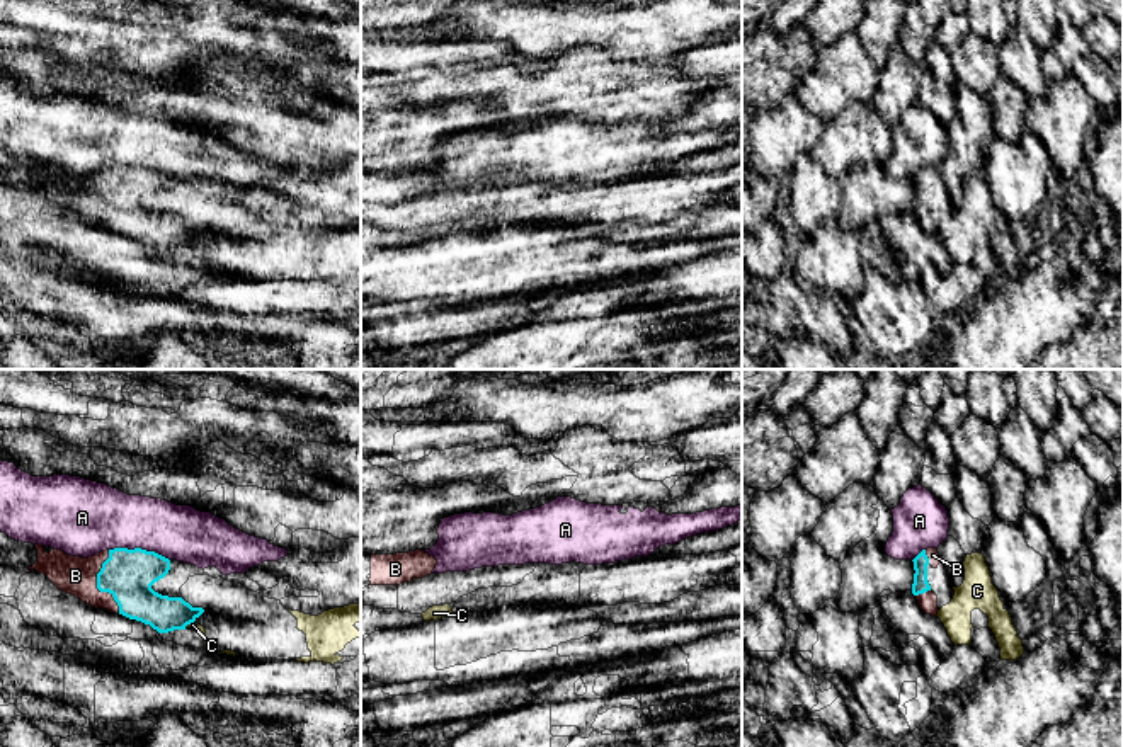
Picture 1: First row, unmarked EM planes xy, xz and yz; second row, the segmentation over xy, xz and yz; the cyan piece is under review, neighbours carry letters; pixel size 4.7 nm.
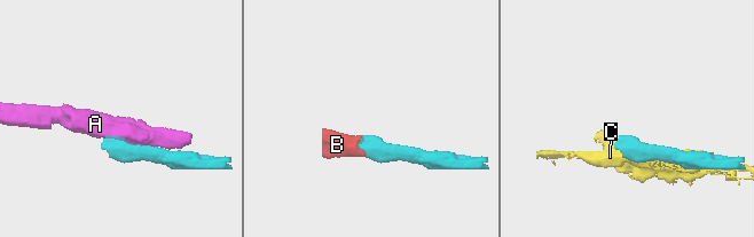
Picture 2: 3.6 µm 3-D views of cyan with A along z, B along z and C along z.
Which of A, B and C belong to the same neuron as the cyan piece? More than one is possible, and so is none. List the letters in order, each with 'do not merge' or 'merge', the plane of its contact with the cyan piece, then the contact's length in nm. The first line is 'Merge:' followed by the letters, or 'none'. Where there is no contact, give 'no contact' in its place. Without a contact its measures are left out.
Merge: B
A: do not merge; meets cyan in xy; contact 300 nm long
B: merge; meets cyan in xy; contact 300 nm long
C: do not merge; meets cyan in xy; contact 50 nm long

